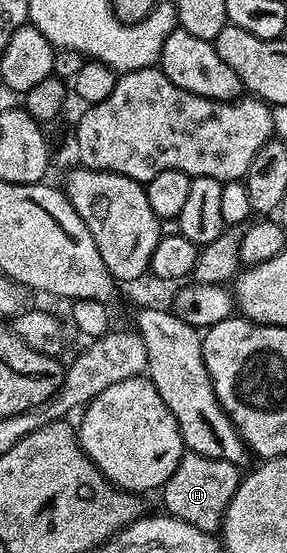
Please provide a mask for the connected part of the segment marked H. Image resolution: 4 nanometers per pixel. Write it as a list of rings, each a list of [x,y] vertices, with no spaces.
[[[185,453],[179,465],[175,465],[175,473],[171,473],[164,487],[160,488],[159,496],[165,502],[164,510],[168,514],[179,521],[187,521],[187,525],[195,525],[195,529],[217,533],[225,519],[227,505],[231,505],[231,497],[235,497],[235,489],[242,478],[239,467],[229,461]]]

